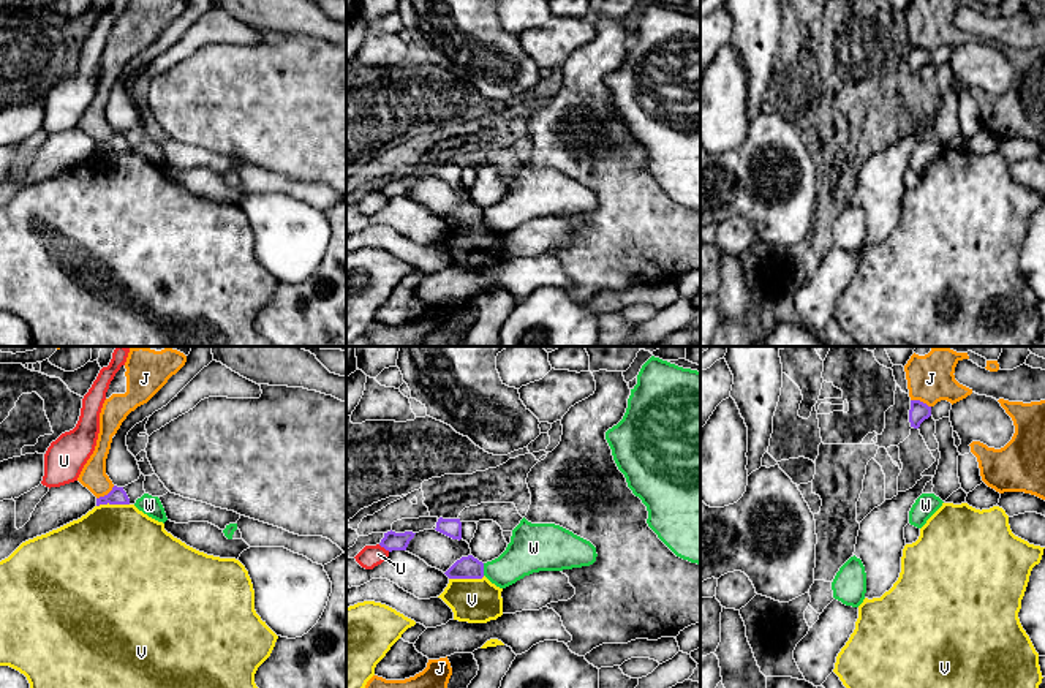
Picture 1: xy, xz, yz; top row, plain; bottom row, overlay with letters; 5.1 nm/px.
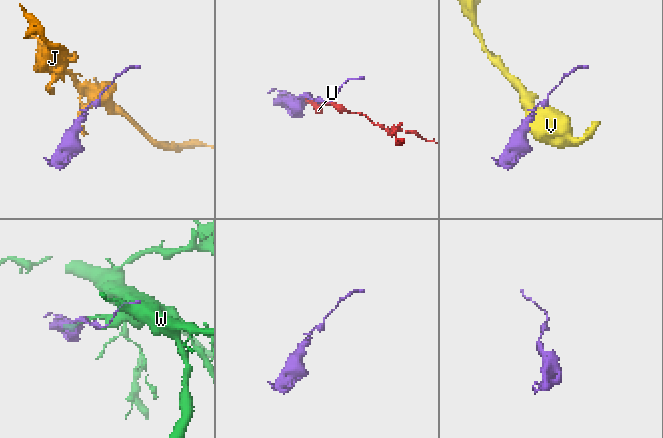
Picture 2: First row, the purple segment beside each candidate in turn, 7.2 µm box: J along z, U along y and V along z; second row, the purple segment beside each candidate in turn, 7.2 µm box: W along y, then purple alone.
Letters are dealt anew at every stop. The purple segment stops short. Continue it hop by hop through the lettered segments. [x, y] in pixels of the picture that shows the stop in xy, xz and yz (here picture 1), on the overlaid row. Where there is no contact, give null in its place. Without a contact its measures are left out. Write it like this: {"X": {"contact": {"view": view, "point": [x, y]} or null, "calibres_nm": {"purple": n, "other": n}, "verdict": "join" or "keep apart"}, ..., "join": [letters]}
{"J": {"contact": {"view": "yz", "point": [919, 400]}, "calibres_nm": {"purple": 100, "other": 240}, "verdict": "keep apart"}, "U": {"contact": {"view": "xz", "point": [384, 548]}, "calibres_nm": {"purple": 100, "other": 110}, "verdict": "keep apart"}, "V": {"contact": {"view": "xz", "point": [467, 578]}, "calibres_nm": {"purple": 110, "other": 220}, "verdict": "keep apart"}, "W": {"contact": {"view": "xz", "point": [482, 570]}, "calibres_nm": {"purple": 110, "other": 220}, "verdict": "keep apart"}, "join": []}

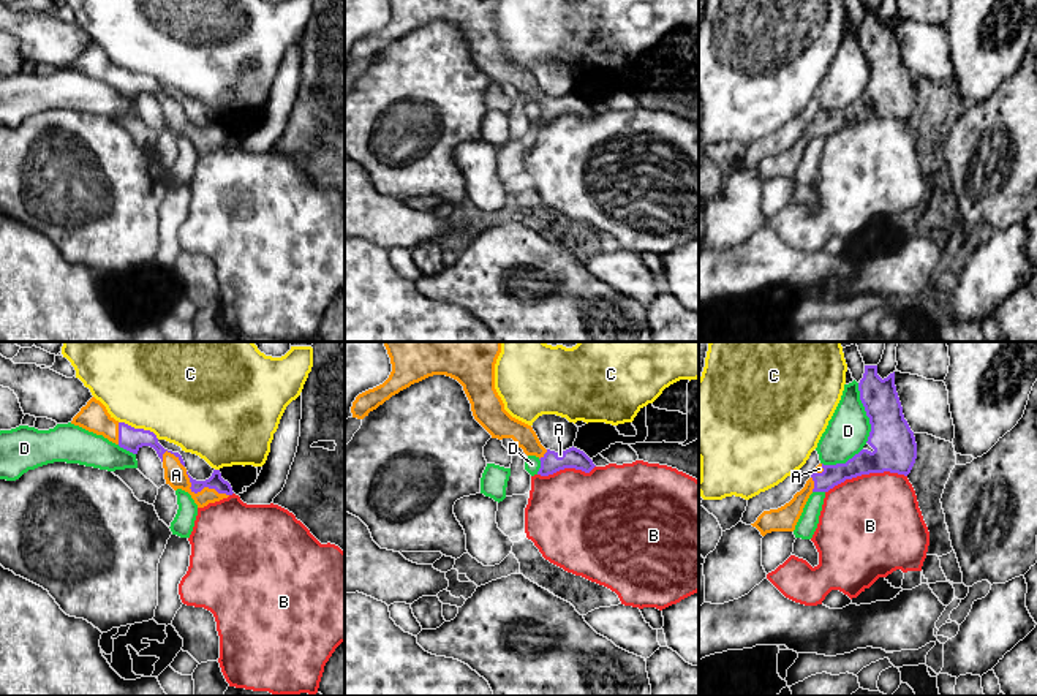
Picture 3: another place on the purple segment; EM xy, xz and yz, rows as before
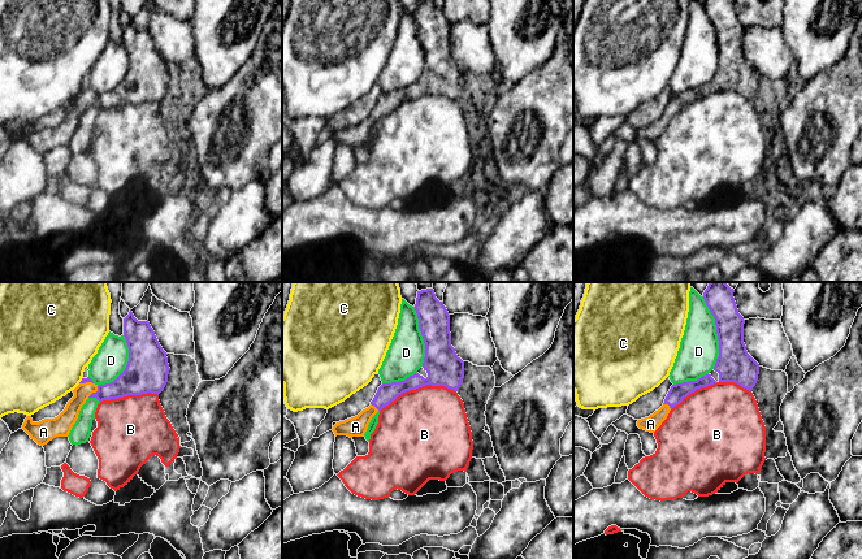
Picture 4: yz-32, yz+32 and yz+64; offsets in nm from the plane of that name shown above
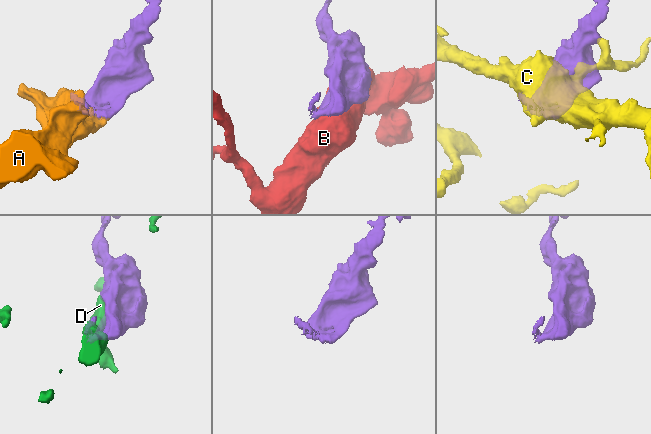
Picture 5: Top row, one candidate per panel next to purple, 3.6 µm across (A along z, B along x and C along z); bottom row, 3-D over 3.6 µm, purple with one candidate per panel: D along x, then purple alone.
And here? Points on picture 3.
{"A": {"contact": {"view": "xy", "point": [201, 489]}, "calibres_nm": {"purple": 80, "other": 110}, "verdict": "join"}, "B": {"contact": {"view": "yz", "point": [865, 473]}, "calibres_nm": {"purple": 220, "other": 480}, "verdict": "keep apart"}, "C": {"contact": {"view": "xy", "point": [139, 429]}, "calibres_nm": {"purple": 120, "other": 480}, "verdict": "keep apart"}, "D": {"contact": {"view": "yz", "point": [867, 413]}, "calibres_nm": {"purple": 220, "other": 220}, "verdict": "keep apart"}, "join": ["A"]}

